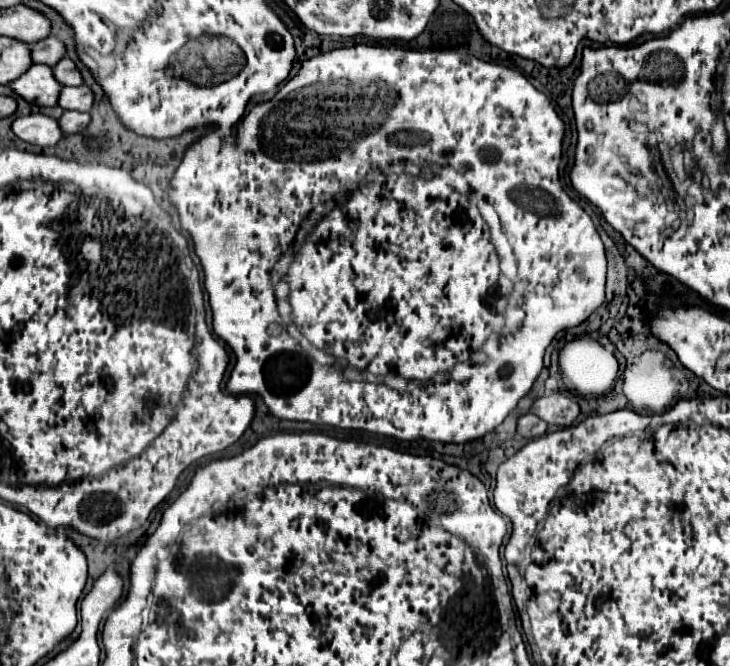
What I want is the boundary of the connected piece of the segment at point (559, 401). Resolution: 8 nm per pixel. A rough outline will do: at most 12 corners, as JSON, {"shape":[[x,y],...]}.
{"shape":[[560,392],[540,396],[532,408],[546,424],[570,426],[580,408]]}

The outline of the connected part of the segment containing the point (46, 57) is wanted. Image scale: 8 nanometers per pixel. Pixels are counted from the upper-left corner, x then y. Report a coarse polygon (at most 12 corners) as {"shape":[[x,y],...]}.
{"shape":[[54,36],[30,46],[32,64],[54,66],[64,44]]}

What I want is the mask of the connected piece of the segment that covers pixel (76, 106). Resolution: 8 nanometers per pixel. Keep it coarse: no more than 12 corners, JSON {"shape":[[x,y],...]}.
{"shape":[[66,86],[58,98],[62,110],[88,112],[94,94],[86,86]]}

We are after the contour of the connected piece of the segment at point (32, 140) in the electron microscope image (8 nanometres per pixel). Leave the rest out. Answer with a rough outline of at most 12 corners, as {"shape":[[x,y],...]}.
{"shape":[[44,114],[20,116],[12,132],[36,146],[56,146],[58,122]]}

